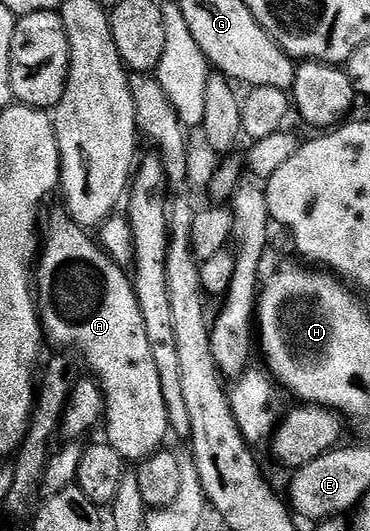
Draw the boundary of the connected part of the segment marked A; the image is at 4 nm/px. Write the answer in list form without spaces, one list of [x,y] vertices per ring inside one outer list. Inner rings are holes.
[[[59,210],[46,217],[47,241],[41,244],[37,256],[37,267],[33,272],[33,288],[37,293],[39,322],[48,341],[64,344],[64,349],[79,348],[82,363],[92,368],[94,375],[103,388],[107,403],[105,413],[106,443],[123,456],[124,461],[142,462],[160,451],[169,437],[169,421],[165,394],[161,390],[161,378],[157,374],[157,361],[149,346],[149,334],[145,330],[145,318],[141,318],[141,306],[137,302],[132,277],[113,262],[94,239],[80,228],[66,211]]]

